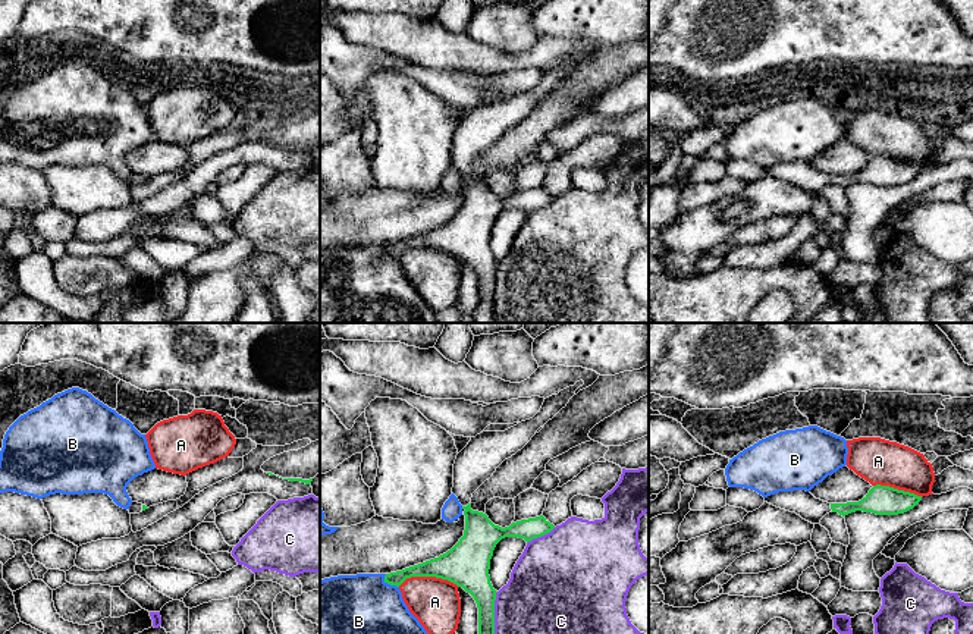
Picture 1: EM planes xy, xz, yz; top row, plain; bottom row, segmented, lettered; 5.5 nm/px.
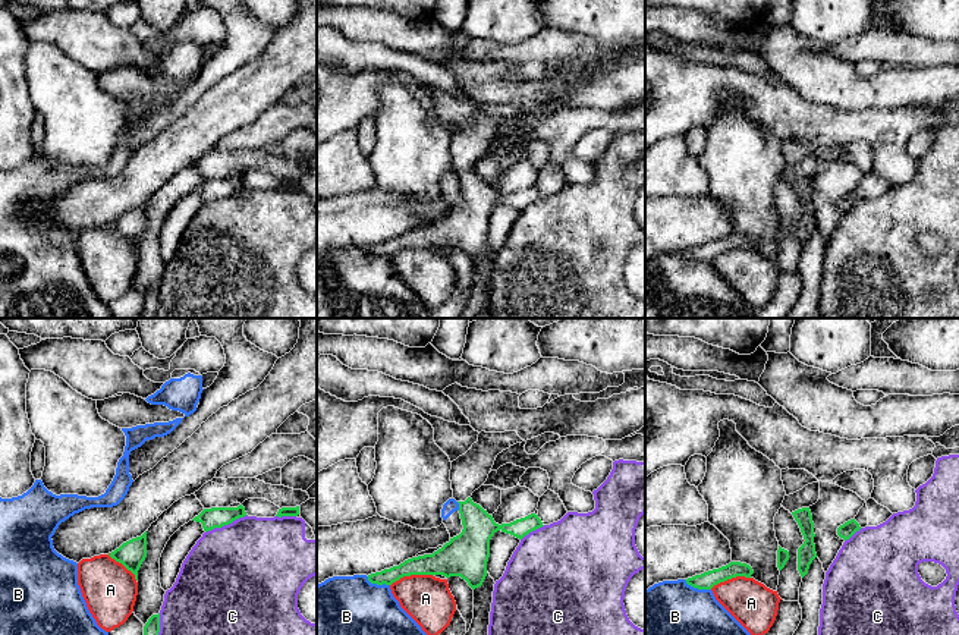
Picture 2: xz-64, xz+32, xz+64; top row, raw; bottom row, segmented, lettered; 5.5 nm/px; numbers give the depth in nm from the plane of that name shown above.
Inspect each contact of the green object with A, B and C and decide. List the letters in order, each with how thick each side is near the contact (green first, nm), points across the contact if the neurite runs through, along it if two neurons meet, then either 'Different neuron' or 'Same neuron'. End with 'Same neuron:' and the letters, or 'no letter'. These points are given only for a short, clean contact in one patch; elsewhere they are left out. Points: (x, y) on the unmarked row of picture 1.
A: Thickness 240 nm (green) against 260 nm. Different neuron
B: Thickness 100 nm (green) against 480 nm. Different neuron
C: Thickness 160 nm (green) against 500 nm. Different neuron
Same neuron: no letter

